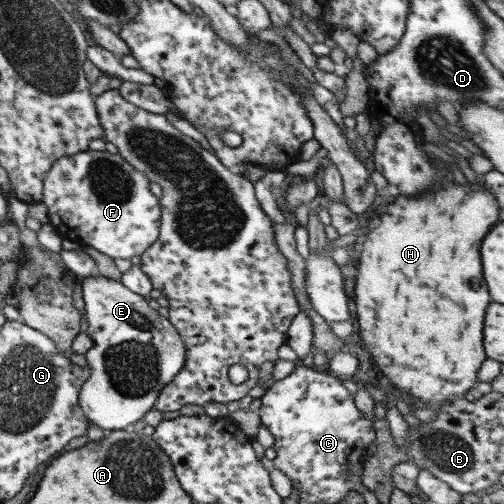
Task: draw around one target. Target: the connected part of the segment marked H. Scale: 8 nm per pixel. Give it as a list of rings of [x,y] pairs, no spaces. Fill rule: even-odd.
[[[454,182],[440,186],[436,192],[428,192],[424,196],[416,196],[416,198],[404,198],[398,196],[396,200],[384,203],[379,208],[376,224],[370,228],[367,239],[363,244],[363,250],[358,259],[357,269],[358,275],[354,288],[354,298],[356,302],[356,318],[358,318],[358,328],[360,328],[360,336],[364,340],[366,350],[371,354],[371,362],[376,362],[376,374],[385,375],[398,390],[402,390],[404,394],[410,394],[416,400],[422,400],[429,408],[440,406],[442,402],[465,396],[471,388],[474,388],[478,381],[477,371],[480,370],[482,362],[487,356],[484,354],[484,346],[482,346],[482,322],[484,322],[484,314],[486,314],[486,306],[490,304],[490,296],[488,296],[488,288],[486,282],[482,278],[482,264],[480,264],[480,242],[482,238],[488,234],[490,226],[496,224],[499,220],[500,206],[498,200],[490,194],[490,192],[466,192],[464,198],[456,196],[458,186]]]

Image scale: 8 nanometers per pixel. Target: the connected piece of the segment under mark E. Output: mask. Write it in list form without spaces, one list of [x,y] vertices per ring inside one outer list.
[[[94,274],[83,277],[81,285],[88,321],[86,333],[92,339],[93,345],[85,354],[89,376],[80,389],[79,405],[89,422],[100,426],[105,432],[126,431],[155,408],[160,391],[183,369],[186,345],[174,325],[150,307],[144,297],[128,290],[124,283]]]

